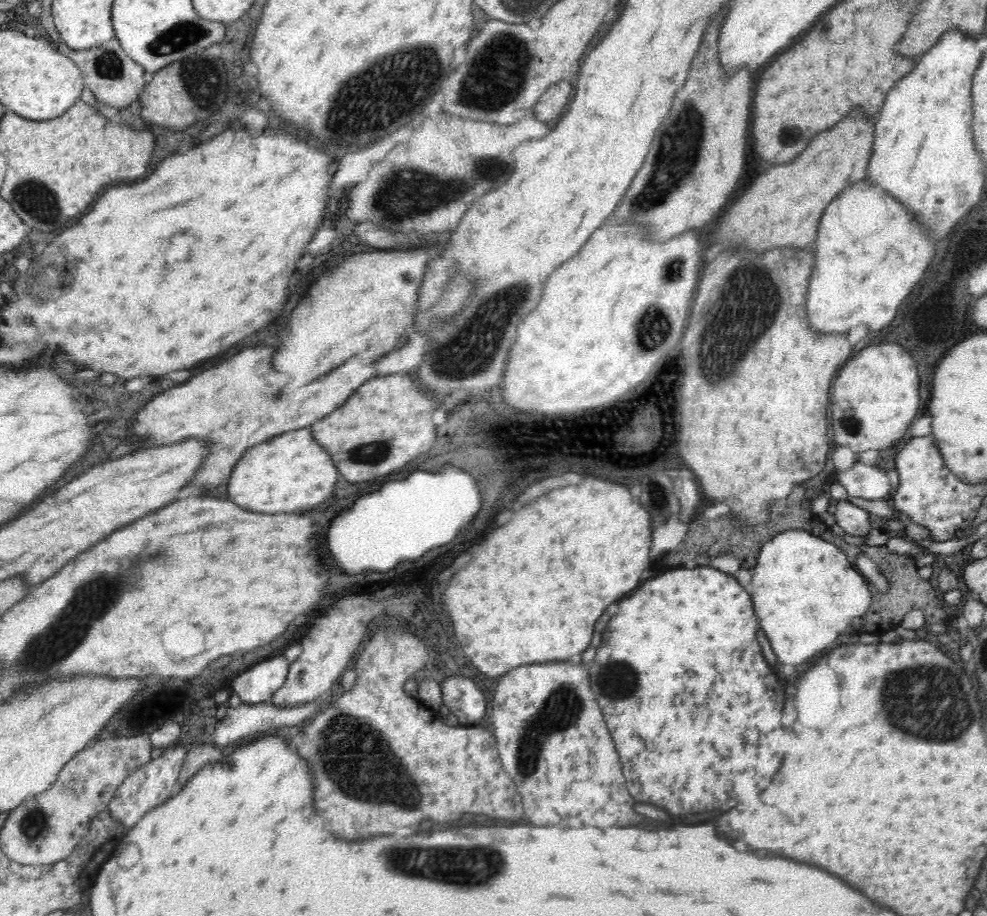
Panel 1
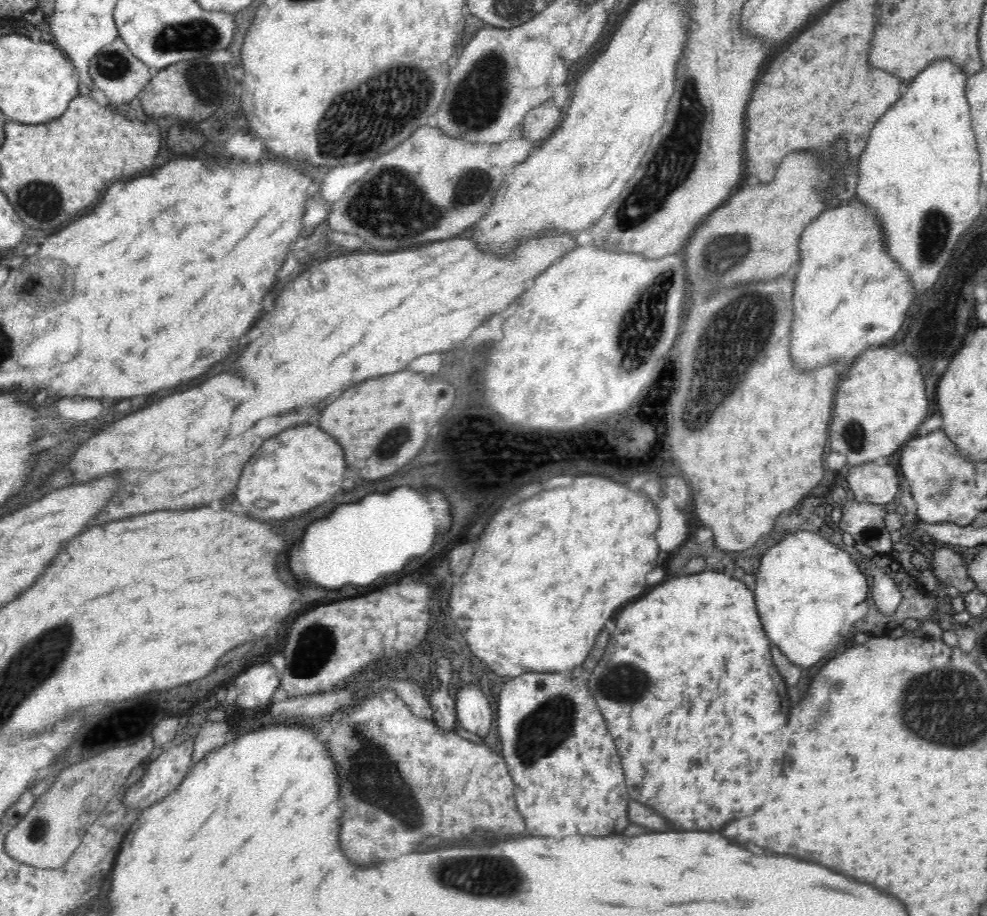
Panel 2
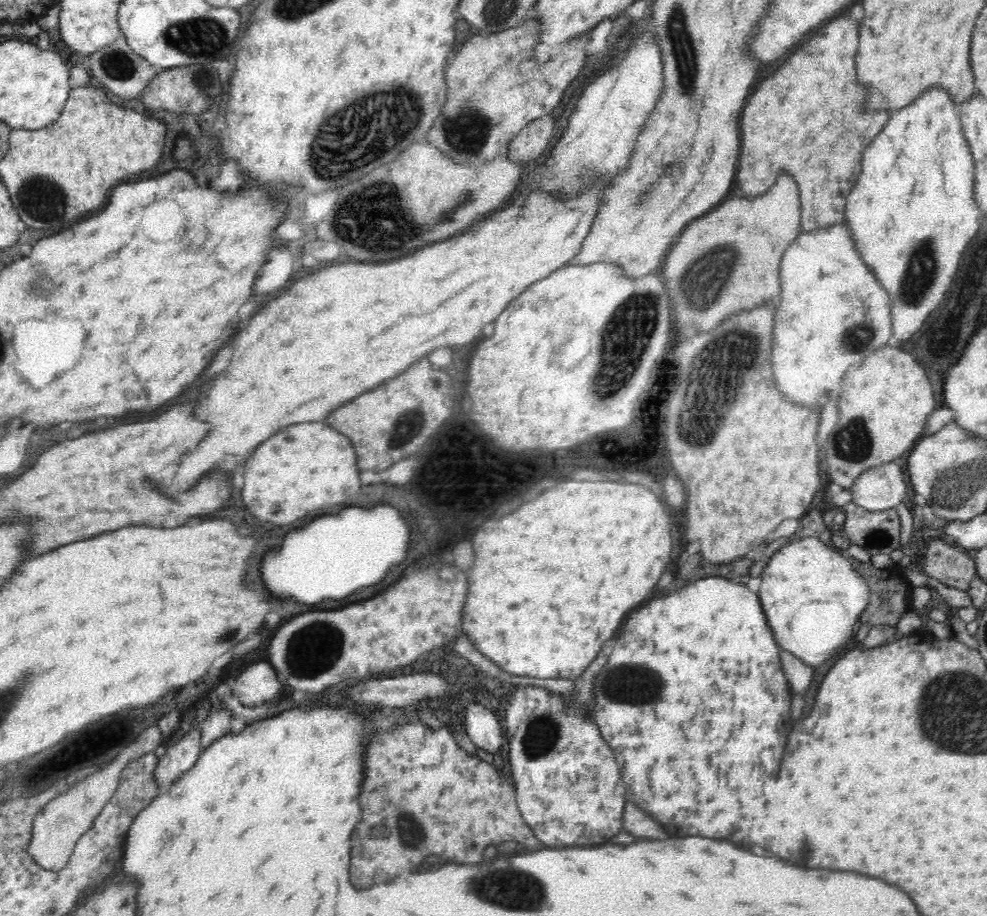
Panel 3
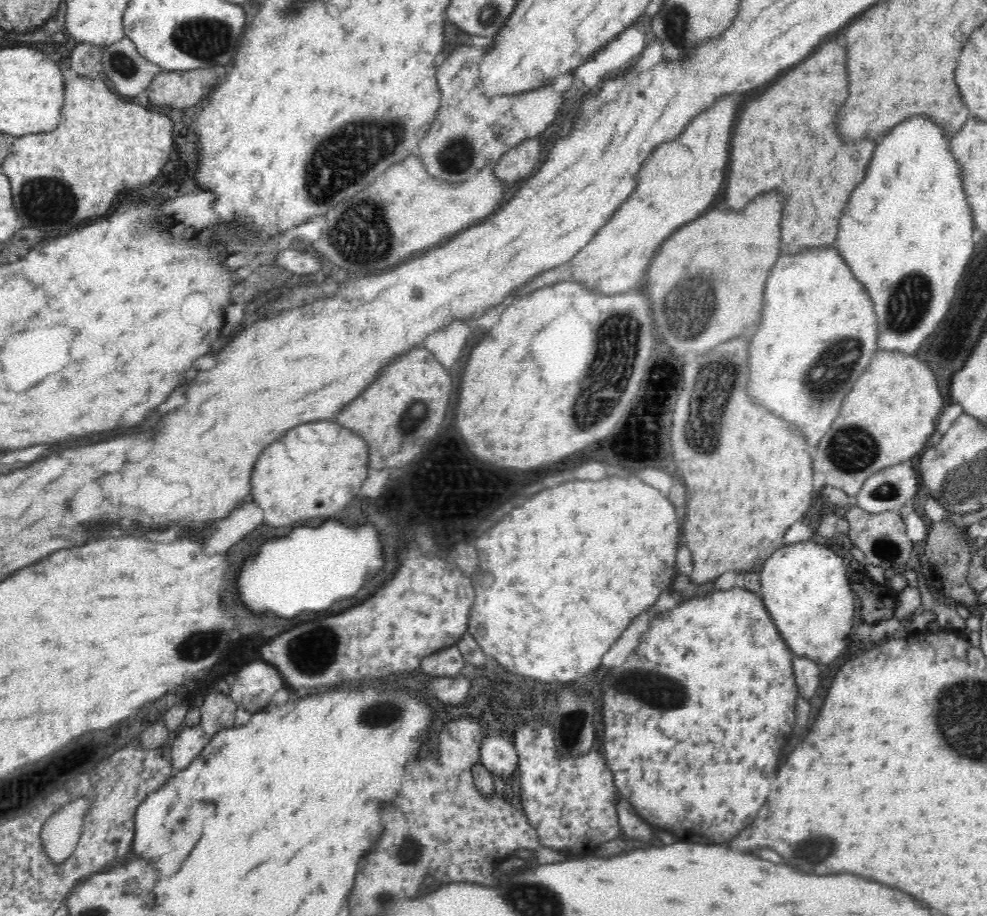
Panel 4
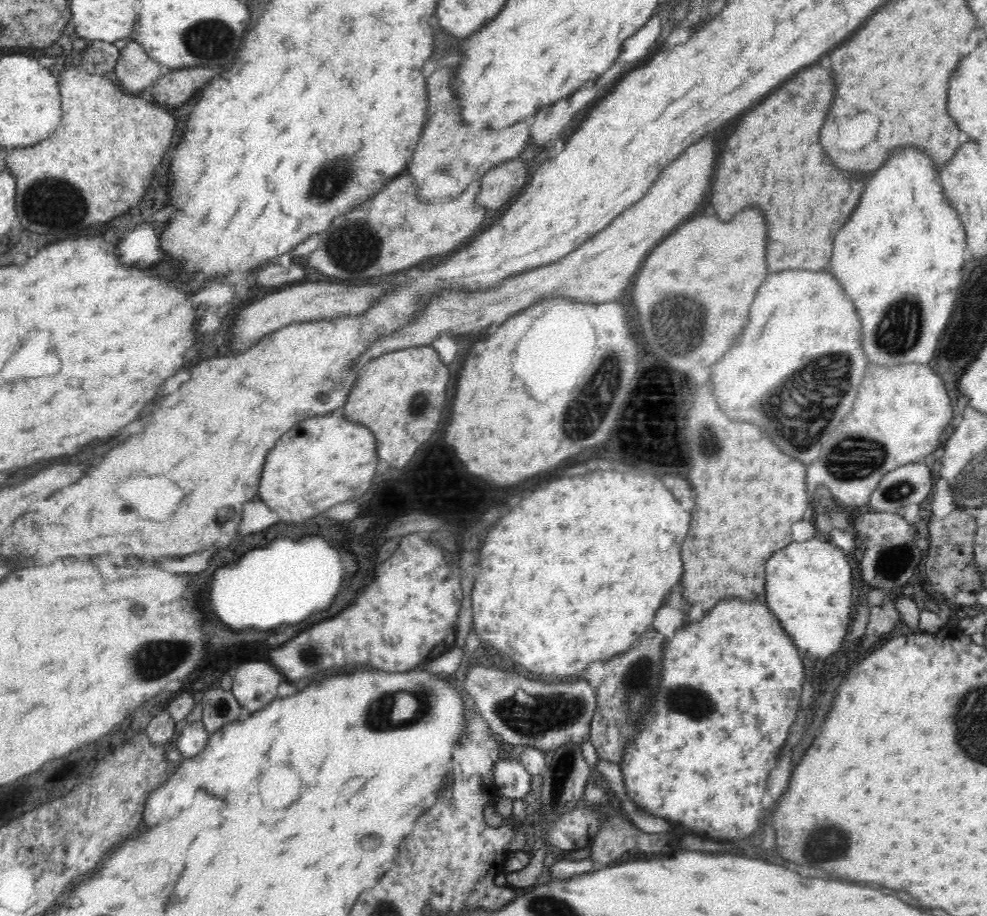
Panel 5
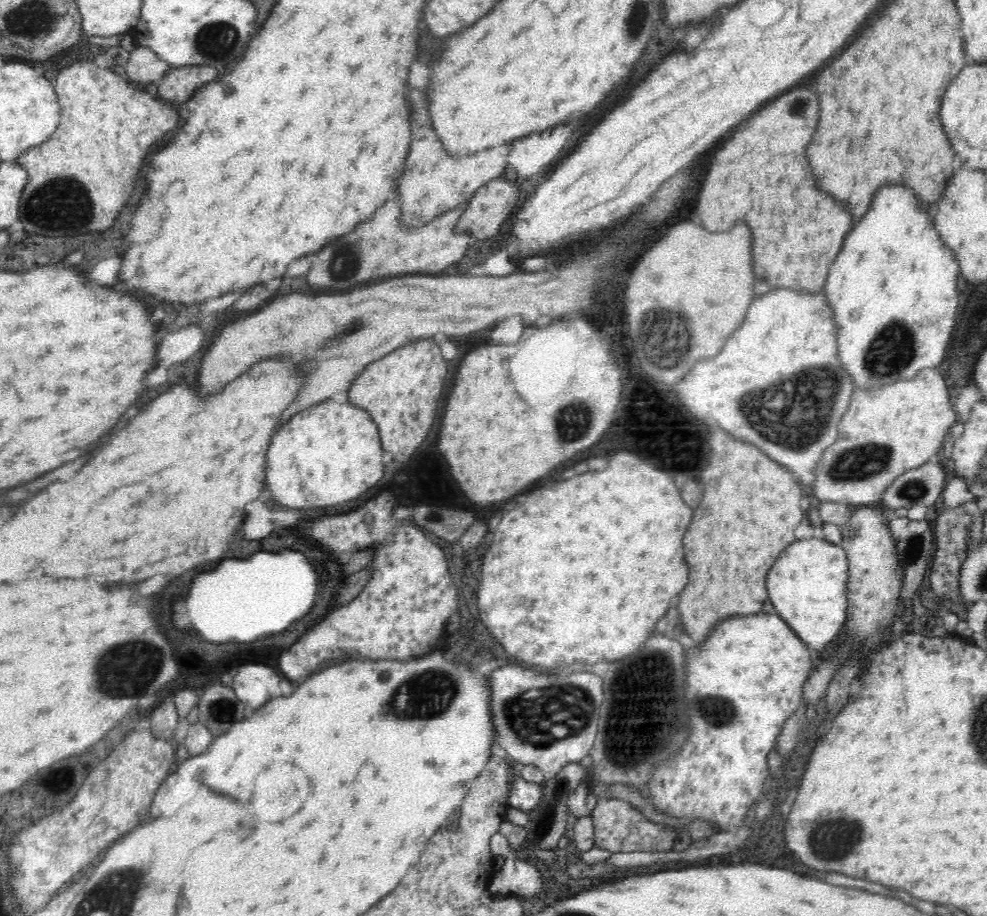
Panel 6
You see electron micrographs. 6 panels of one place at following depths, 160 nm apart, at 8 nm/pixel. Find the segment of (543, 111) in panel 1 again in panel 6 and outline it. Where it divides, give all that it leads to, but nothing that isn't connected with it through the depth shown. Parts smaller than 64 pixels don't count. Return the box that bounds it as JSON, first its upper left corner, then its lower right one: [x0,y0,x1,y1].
[454,177,520,240]

